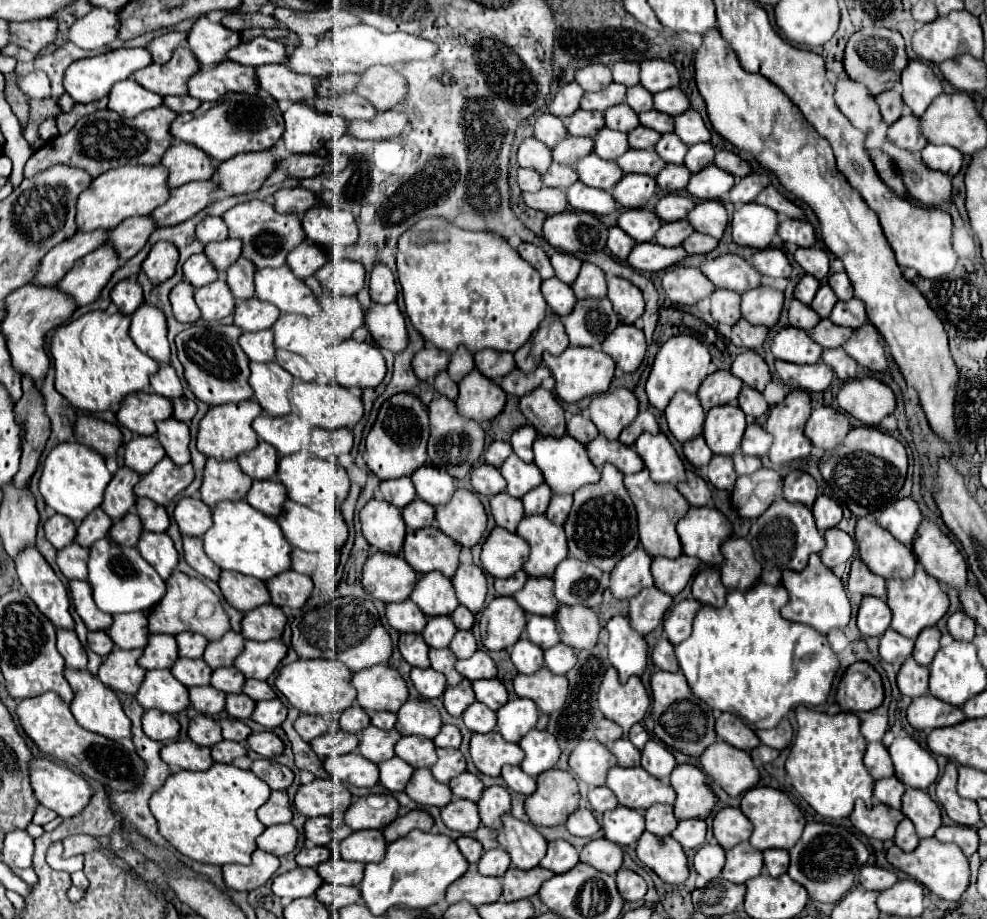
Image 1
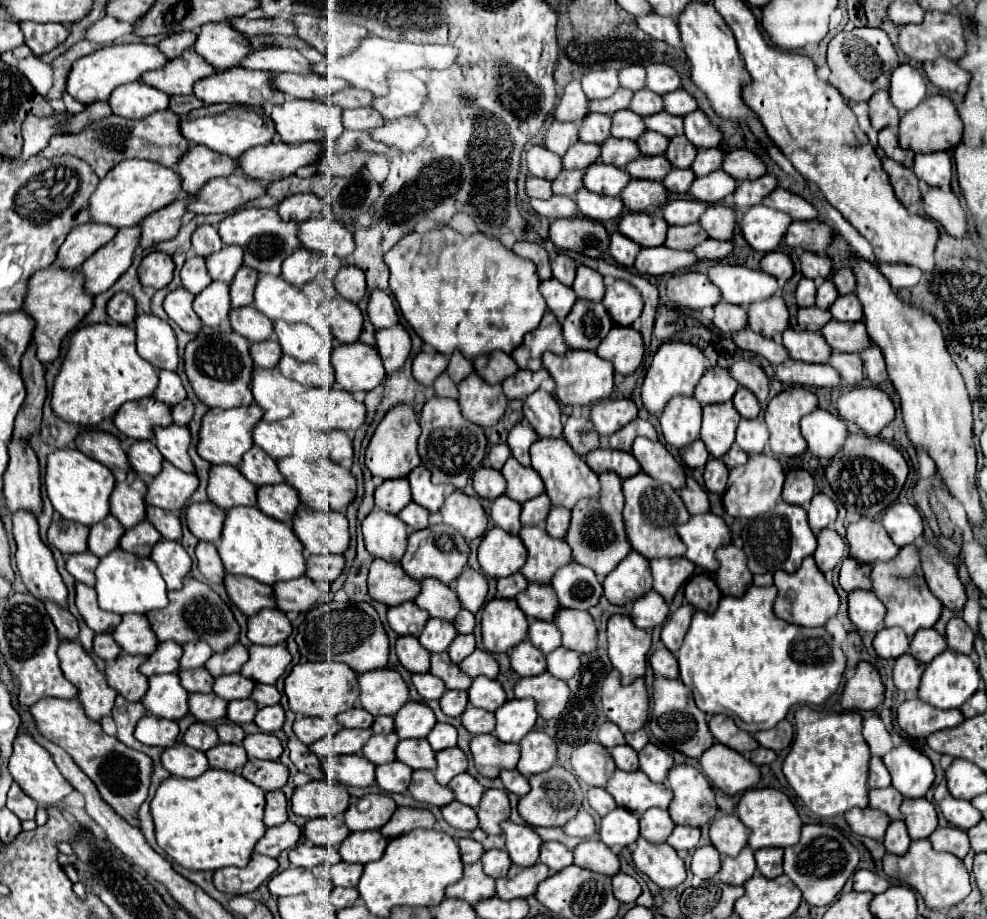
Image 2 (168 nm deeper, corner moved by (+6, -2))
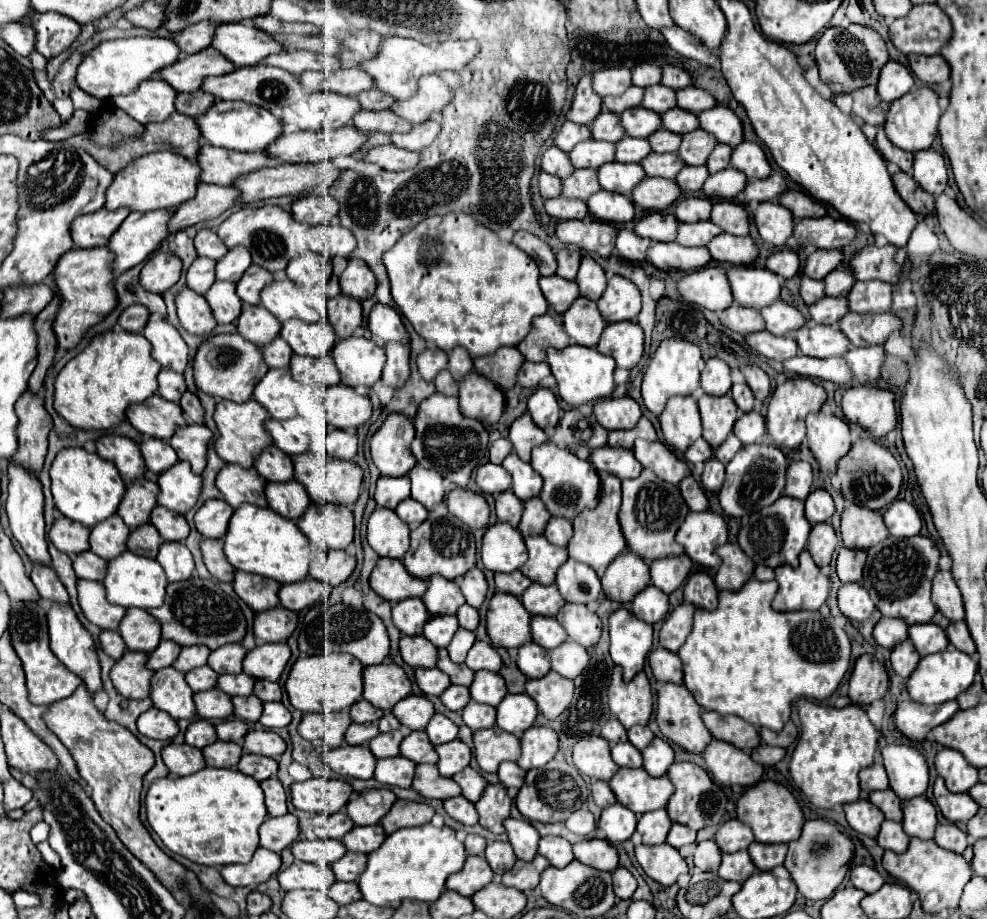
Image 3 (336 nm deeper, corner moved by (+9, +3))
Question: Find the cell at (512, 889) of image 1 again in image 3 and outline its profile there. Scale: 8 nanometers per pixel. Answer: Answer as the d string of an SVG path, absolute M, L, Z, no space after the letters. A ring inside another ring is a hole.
M536 856L534 860L530 862L516 862L516 866L508 872L504 872L502 876L502 884L504 886L512 886L512 888L518 888L522 892L526 890L534 890L540 882L540 874L550 866L550 862L544 858L544 856Z

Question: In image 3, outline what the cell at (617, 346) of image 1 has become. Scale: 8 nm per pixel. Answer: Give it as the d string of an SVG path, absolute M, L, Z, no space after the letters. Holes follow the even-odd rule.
M636 322L608 324L600 342L596 344L596 350L600 354L612 356L618 368L632 370L644 354L644 332Z

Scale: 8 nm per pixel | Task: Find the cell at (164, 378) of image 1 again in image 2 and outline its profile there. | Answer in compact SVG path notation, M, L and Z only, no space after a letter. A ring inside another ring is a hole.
M159 371L159 385L157 385L153 397L157 401L161 401L161 403L177 405L179 401L183 401L187 397L187 393L185 393L183 383L181 383L177 373L173 373L173 371Z

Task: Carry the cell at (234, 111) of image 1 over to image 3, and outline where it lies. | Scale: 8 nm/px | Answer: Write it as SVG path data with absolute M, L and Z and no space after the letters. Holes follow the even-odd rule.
M216 100L216 104L202 116L196 118L200 132L206 142L212 146L220 146L226 150L236 152L260 152L266 150L282 132L284 124L280 118L276 118L272 112L268 112L262 106L254 106L248 102L224 102Z

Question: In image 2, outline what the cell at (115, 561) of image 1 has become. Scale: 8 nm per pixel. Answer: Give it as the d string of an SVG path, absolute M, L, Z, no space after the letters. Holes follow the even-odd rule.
M113 549L99 561L95 577L97 577L95 583L97 603L103 611L125 615L125 613L147 613L153 609L167 607L167 587L159 569L153 565L151 559L137 557L123 549Z

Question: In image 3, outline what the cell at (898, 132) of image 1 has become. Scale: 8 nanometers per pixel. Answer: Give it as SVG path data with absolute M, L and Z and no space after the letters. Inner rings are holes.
M878 128L878 134L876 134L876 148L878 148L878 152L880 152L888 162L894 162L894 164L900 166L900 170L910 172L912 160L914 160L912 152L906 152L906 150L902 150L902 148L894 146L894 144L886 138L886 134L884 134L882 128Z

